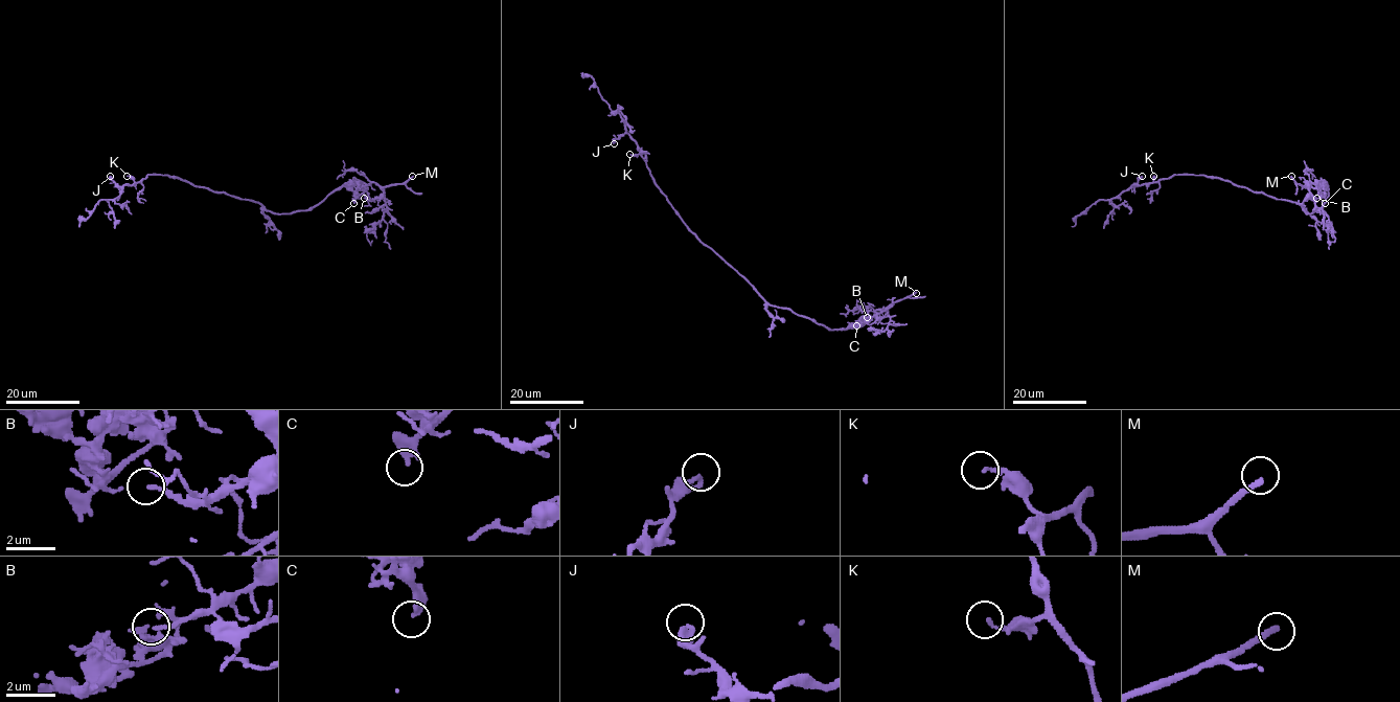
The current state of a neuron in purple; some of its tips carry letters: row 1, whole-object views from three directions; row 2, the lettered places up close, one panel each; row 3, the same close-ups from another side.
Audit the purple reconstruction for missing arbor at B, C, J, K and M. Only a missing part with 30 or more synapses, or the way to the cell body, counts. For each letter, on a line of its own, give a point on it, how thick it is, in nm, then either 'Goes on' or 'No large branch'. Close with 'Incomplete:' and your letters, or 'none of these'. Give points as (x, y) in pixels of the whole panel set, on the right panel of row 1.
B: Place: (1316, 198). Thickness 100 nm. No large branch
C: Place: (1325, 203). Thickness 240 nm. No large branch
J: Place: (1142, 176). Thickness 280 nm. No large branch
K: Place: (1153, 176). Thickness 160 nm. No large branch
M: Place: (1291, 176). Thickness 240 nm. Goes on
Incomplete: M

